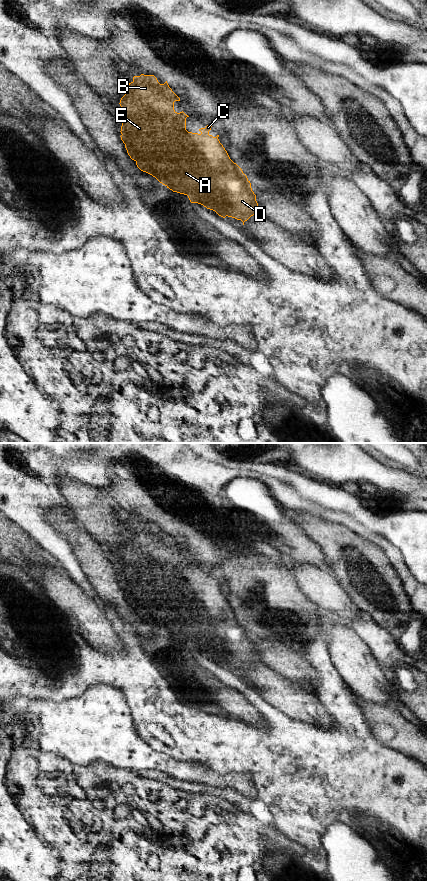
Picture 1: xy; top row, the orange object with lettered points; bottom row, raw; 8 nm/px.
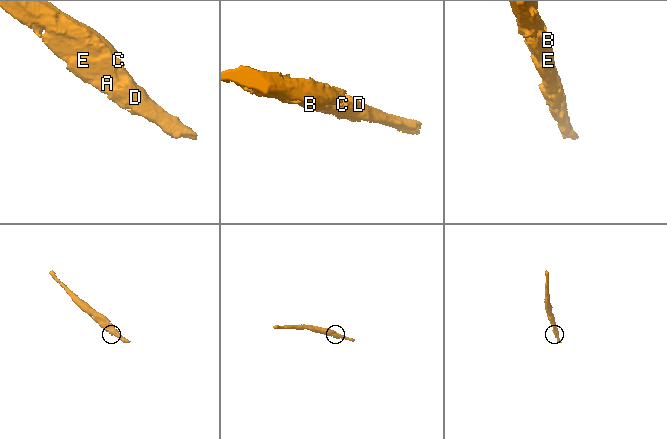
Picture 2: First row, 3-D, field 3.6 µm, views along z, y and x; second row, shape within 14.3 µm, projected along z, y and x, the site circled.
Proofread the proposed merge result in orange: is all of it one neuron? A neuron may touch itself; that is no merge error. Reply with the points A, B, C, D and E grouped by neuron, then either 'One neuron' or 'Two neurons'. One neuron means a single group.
Groups: A B C D E. One neuron

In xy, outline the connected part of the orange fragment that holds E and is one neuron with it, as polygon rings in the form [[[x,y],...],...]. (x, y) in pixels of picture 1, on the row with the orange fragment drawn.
[[[141,74],[133,77],[128,91],[119,103],[123,109],[120,137],[128,155],[141,171],[152,175],[173,192],[187,195],[191,203],[201,204],[223,218],[228,216],[241,220],[244,225],[251,216],[259,214],[256,195],[252,191],[250,181],[242,169],[230,159],[218,139],[219,135],[213,137],[209,134],[212,125],[199,129],[200,134],[186,130],[186,118],[189,116],[183,111],[177,113],[174,110],[175,101],[180,101],[180,98],[172,91],[167,81],[160,84],[154,75]]]

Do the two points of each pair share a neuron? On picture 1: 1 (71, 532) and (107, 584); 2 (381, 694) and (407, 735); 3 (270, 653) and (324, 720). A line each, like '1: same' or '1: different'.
1: same
2: different
3: different

